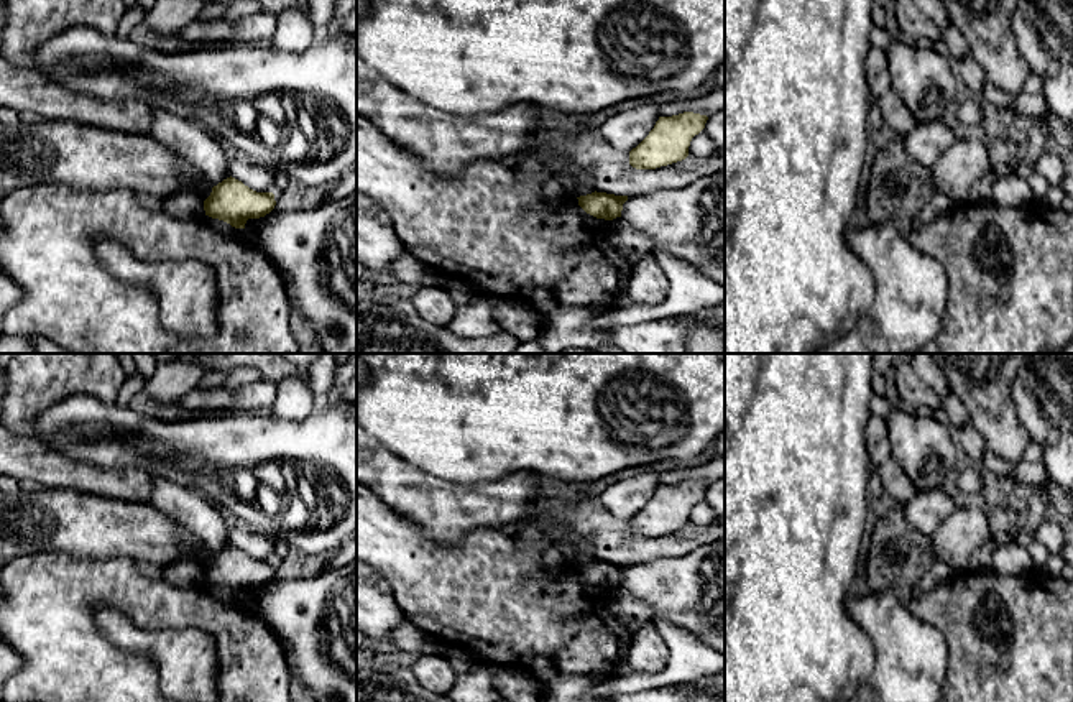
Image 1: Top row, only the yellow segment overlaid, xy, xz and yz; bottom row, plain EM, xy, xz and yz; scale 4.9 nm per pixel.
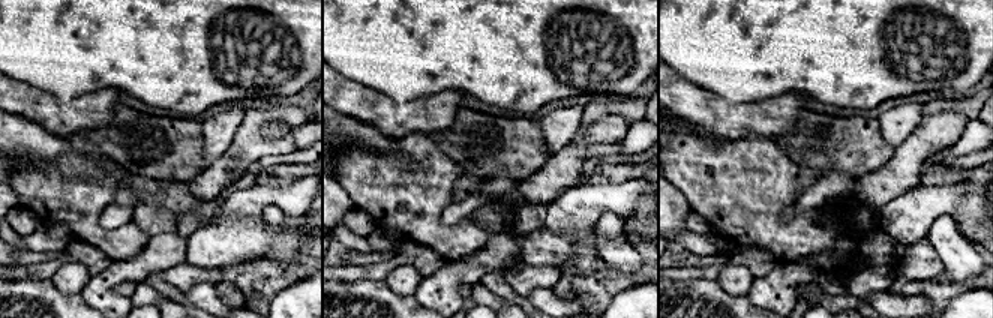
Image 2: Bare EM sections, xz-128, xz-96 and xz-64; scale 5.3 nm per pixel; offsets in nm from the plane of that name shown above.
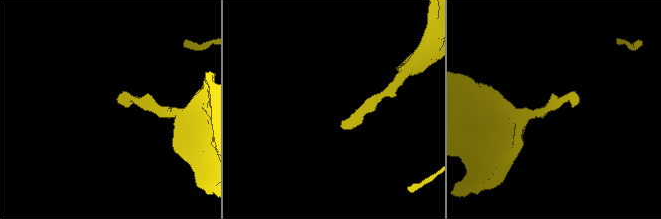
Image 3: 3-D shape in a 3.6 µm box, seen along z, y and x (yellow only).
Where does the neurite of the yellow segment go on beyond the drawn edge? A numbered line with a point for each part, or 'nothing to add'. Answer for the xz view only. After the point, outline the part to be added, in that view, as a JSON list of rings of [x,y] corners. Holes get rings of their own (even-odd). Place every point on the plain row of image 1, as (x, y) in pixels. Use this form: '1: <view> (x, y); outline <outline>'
nothing to add

